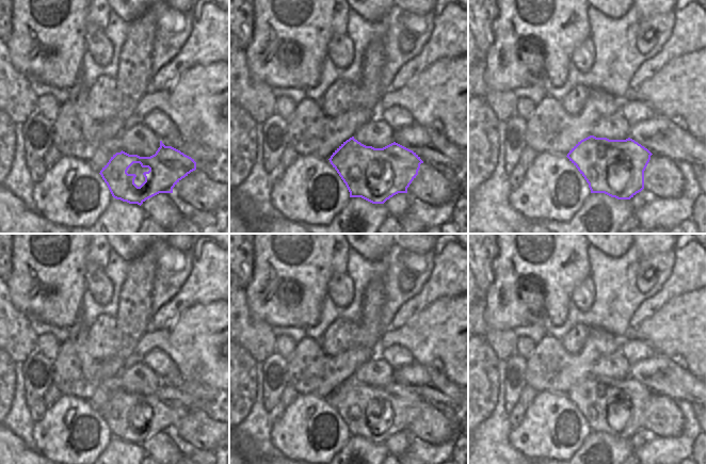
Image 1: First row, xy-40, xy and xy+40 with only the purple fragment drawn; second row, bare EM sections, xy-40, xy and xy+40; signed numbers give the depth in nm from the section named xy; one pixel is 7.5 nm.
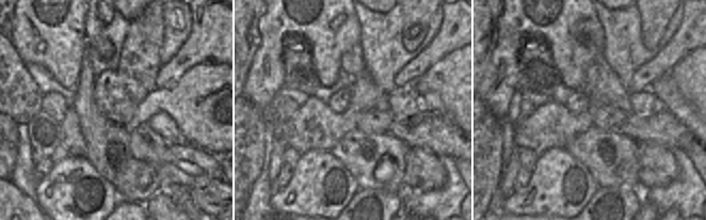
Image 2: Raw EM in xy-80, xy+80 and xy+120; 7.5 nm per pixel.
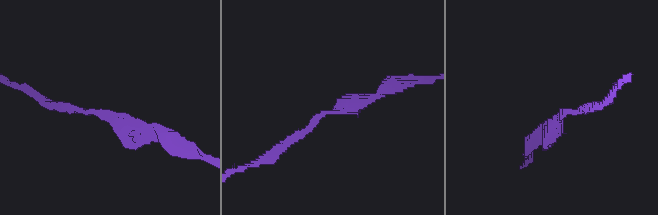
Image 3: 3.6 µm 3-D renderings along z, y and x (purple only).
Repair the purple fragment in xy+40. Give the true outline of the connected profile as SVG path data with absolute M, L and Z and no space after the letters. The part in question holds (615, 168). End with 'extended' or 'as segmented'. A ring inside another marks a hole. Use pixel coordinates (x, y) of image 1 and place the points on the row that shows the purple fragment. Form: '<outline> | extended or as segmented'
M590 135L566 157L584 177L591 193L630 199L644 189L644 171L652 155L630 138L609 140Z | as segmented

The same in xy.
M350 138L328 159L346 183L350 197L384 204L407 188L423 161L413 150L393 142L383 148L366 146Z | as segmented

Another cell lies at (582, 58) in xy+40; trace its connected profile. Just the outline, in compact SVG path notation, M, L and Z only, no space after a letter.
M589 37L582 42L572 53L572 62L577 69L588 71L595 60L595 47Z

